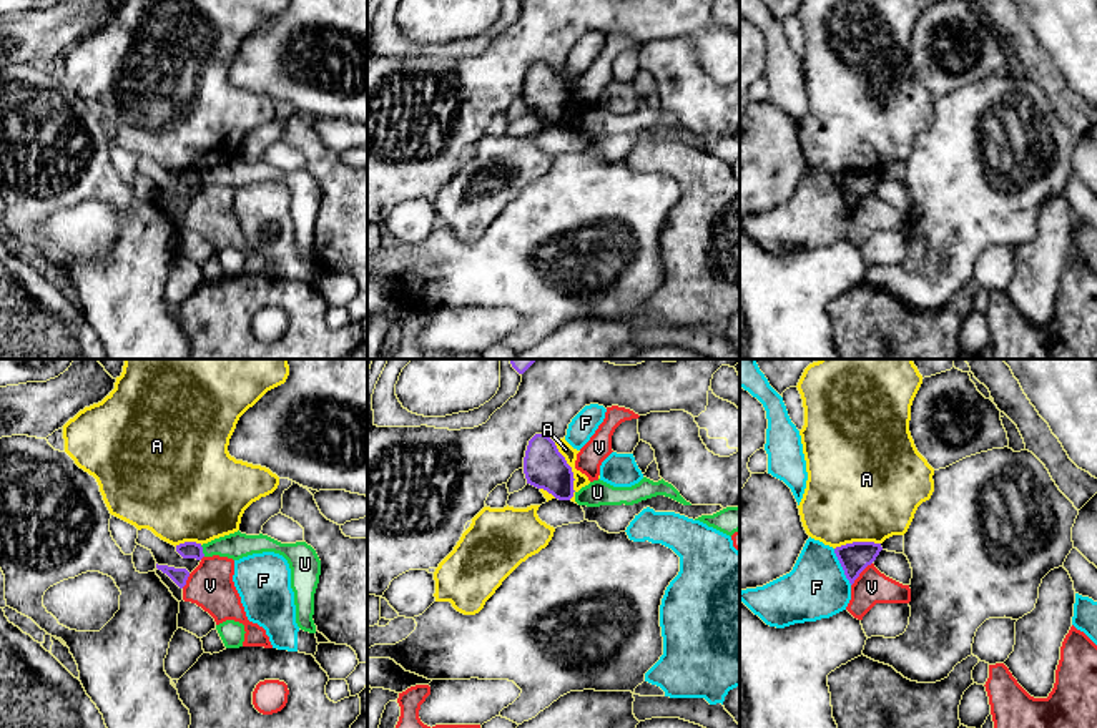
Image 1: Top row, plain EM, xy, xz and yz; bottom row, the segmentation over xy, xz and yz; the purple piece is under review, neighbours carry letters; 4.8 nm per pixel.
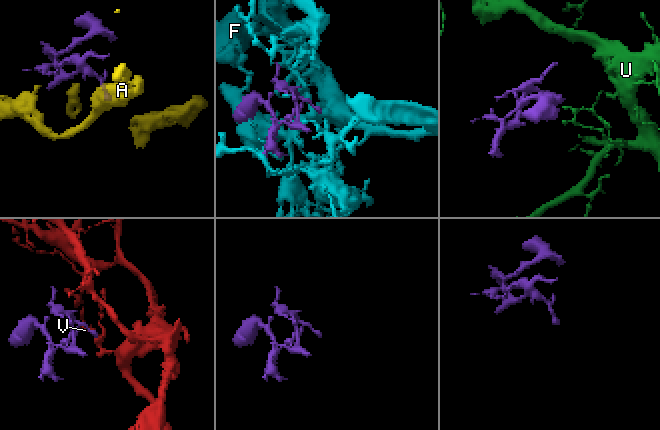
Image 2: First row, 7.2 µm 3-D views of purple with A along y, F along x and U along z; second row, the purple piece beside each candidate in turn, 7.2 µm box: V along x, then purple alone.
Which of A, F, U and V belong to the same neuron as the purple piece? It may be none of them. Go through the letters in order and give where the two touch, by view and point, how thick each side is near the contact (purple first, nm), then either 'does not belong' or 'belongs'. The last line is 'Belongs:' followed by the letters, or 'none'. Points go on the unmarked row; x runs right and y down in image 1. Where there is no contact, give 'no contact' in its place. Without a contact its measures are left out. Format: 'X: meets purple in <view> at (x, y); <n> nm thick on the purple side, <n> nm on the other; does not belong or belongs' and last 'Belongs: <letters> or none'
A: meets purple in xz at (570, 98); 200 nm thick on the purple side, 70 nm on the other; does not belong
F: meets purple in yz at (841, 193); 150 nm thick on the purple side, 300 nm on the other; does not belong
U: meets purple in xy at (201, 178); 80 nm thick on the purple side, 130 nm on the other; does not belong
V: meets purple in yz at (860, 200); 150 nm thick on the purple side, 170 nm on the other; does not belong
Belongs: none

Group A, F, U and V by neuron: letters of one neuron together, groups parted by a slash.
A / F / U / V

